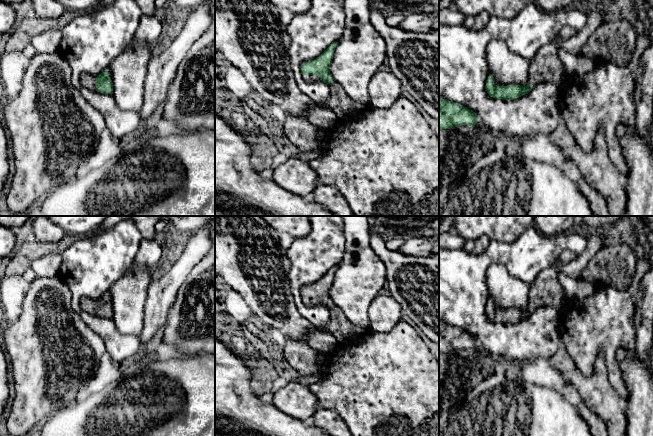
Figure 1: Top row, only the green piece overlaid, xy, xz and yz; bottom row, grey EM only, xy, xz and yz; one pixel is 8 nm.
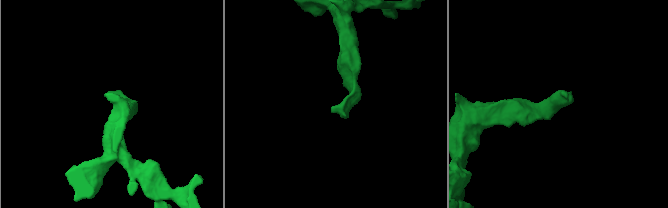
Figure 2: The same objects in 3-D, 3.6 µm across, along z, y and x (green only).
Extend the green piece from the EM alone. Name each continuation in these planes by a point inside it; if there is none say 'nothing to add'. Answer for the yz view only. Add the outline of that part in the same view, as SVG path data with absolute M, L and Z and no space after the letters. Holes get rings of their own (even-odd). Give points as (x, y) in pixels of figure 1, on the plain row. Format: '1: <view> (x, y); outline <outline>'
1: yz (546, 290); outline M555 263L538 274L529 292L529 308L532 312L544 306L559 308L564 292L558 275Z

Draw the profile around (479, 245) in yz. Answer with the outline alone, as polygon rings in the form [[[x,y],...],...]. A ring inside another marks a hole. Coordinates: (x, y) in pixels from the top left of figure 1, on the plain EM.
[[[480,236],[479,238],[466,240],[463,249],[468,254],[481,254],[486,251],[490,240],[485,236]]]

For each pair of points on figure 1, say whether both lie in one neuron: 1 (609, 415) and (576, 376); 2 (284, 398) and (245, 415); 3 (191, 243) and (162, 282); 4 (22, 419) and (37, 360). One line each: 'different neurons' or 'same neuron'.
1: same neuron
2: different neurons
3: same neuron
4: same neuron

